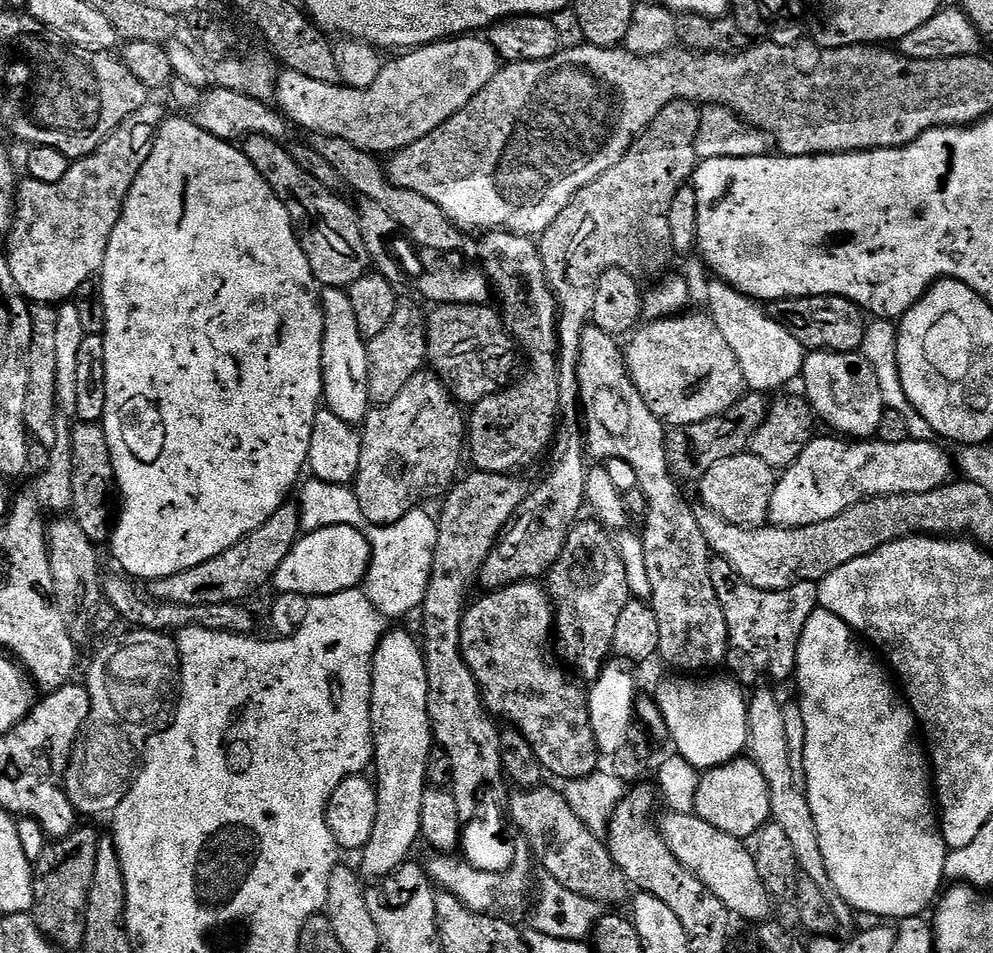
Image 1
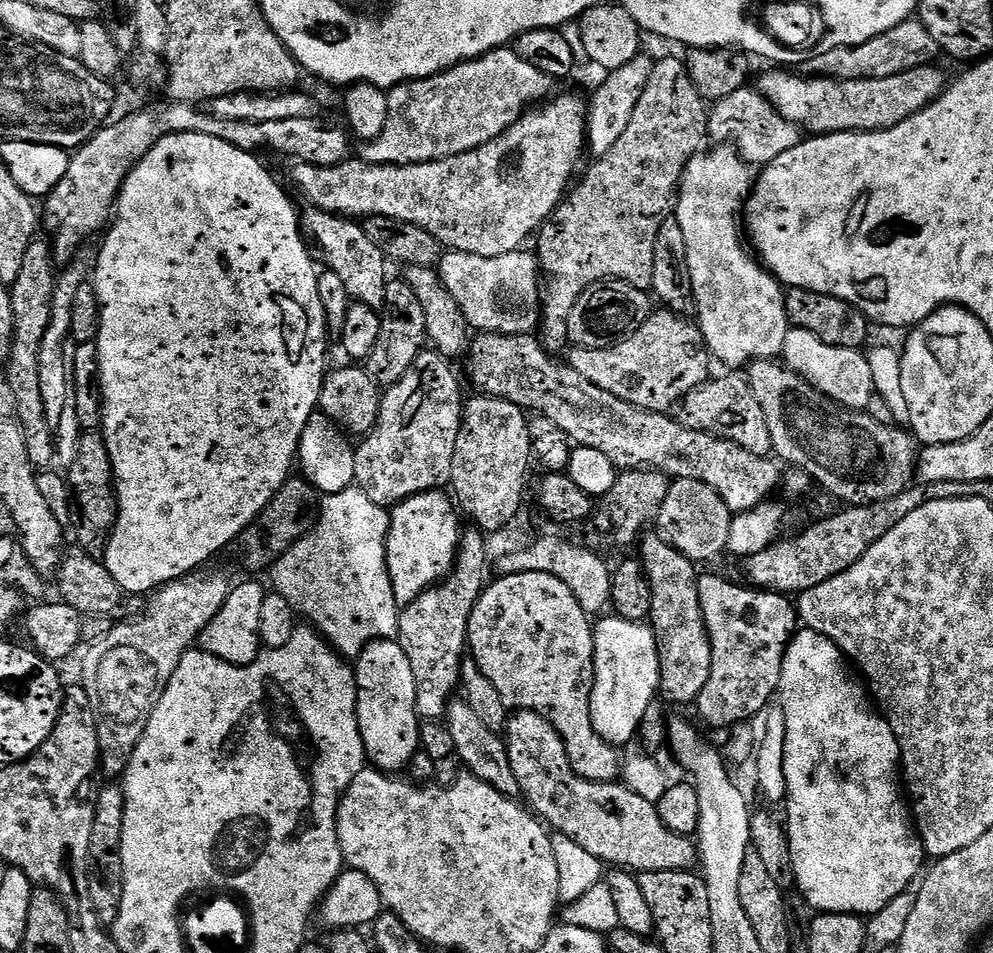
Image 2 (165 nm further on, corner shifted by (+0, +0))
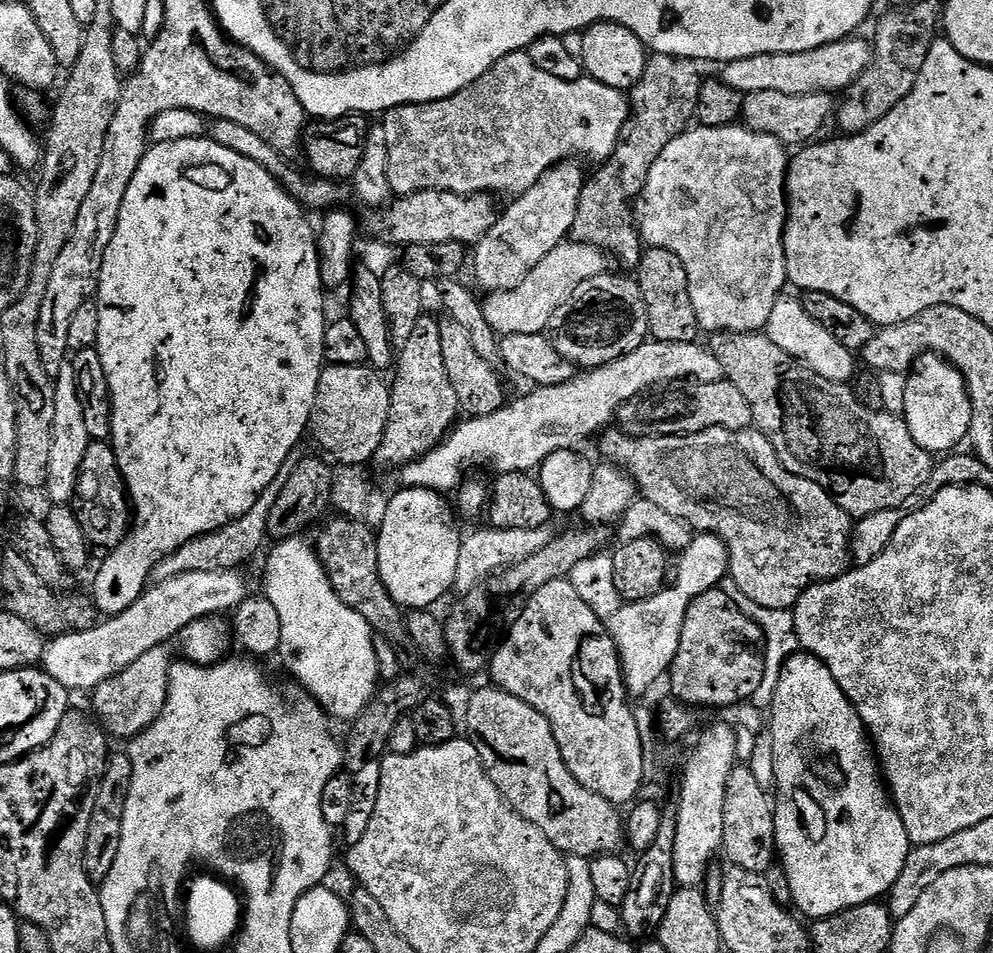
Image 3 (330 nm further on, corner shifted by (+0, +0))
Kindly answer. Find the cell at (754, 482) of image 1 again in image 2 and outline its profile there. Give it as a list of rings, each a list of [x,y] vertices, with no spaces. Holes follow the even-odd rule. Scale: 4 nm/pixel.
[[[673,479],[668,486],[666,502],[662,502],[662,510],[656,516],[654,524],[658,535],[670,546],[674,546],[686,558],[694,562],[712,560],[715,556],[725,555],[730,538],[733,512],[726,502],[710,486],[697,480]]]

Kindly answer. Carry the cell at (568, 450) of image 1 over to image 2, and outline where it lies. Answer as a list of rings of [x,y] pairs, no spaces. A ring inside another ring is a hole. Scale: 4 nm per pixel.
[[[668,56],[665,60],[657,59],[653,66],[653,72],[650,74],[649,81],[646,82],[645,89],[642,90],[642,96],[638,100],[638,106],[631,115],[630,126],[623,131],[622,138],[614,143],[607,154],[595,159],[594,163],[584,177],[579,177],[578,183],[565,195],[564,202],[556,208],[556,213],[547,220],[544,227],[538,233],[538,239],[535,241],[535,255],[538,257],[541,273],[546,277],[546,291],[542,296],[542,315],[538,325],[538,336],[542,341],[544,349],[549,354],[560,354],[569,347],[568,339],[568,319],[574,310],[574,306],[578,302],[578,298],[587,290],[591,284],[596,284],[600,280],[625,280],[626,283],[632,284],[635,288],[651,289],[654,282],[654,241],[658,239],[658,230],[662,230],[662,222],[669,220],[669,213],[673,211],[678,189],[680,187],[680,179],[684,173],[684,168],[697,152],[705,147],[704,140],[709,139],[708,134],[708,113],[709,105],[698,94],[698,90],[694,86],[694,82],[688,76],[688,66],[683,59],[680,60],[676,56]]]

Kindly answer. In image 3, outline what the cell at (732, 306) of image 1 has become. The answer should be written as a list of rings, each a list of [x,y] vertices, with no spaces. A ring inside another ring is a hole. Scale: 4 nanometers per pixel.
[[[735,123],[727,124],[725,128],[689,127],[687,132],[669,142],[666,150],[658,154],[654,166],[650,166],[650,174],[644,183],[644,191],[634,202],[634,223],[640,229],[641,241],[648,248],[665,248],[678,254],[678,258],[682,258],[682,266],[686,266],[688,275],[690,302],[694,302],[694,314],[705,333],[764,332],[768,327],[770,310],[774,310],[777,300],[780,299],[788,284],[788,267],[784,261],[784,223],[788,221],[789,163],[789,149],[781,140]]]

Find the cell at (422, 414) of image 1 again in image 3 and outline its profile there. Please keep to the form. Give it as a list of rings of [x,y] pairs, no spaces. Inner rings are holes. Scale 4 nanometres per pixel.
[[[425,314],[418,318],[414,334],[399,349],[394,364],[396,381],[391,381],[392,401],[390,418],[382,446],[378,446],[375,463],[395,469],[405,462],[429,451],[445,434],[452,431],[461,415],[458,394],[454,394],[454,382],[446,374],[446,362],[442,362],[442,334],[440,320]]]

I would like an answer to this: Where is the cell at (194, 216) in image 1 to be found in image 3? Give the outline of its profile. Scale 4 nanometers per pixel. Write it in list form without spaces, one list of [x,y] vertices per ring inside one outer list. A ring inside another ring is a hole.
[[[211,138],[152,144],[144,153],[142,162],[126,190],[126,198],[122,198],[122,210],[118,214],[118,226],[114,230],[114,238],[110,238],[110,246],[102,258],[100,286],[97,288],[94,297],[98,306],[98,338],[96,339],[95,350],[102,358],[102,370],[106,370],[106,382],[110,386],[110,394],[112,395],[112,435],[110,443],[113,450],[116,451],[120,473],[124,475],[124,486],[127,488],[130,497],[130,508],[134,513],[128,535],[124,537],[124,541],[119,546],[111,549],[105,555],[108,557],[105,558],[104,565],[97,570],[96,581],[92,584],[92,590],[90,589],[90,596],[95,601],[98,612],[105,617],[122,614],[122,610],[126,610],[130,606],[134,606],[134,602],[138,602],[138,598],[149,587],[150,581],[153,579],[156,564],[162,562],[164,556],[168,556],[194,538],[210,534],[214,530],[242,518],[242,514],[246,514],[246,510],[250,510],[250,506],[254,506],[254,502],[258,502],[262,490],[266,490],[266,486],[270,486],[270,482],[274,482],[274,478],[278,478],[278,470],[282,470],[289,454],[301,447],[299,445],[300,439],[306,436],[309,431],[312,422],[314,394],[318,390],[318,378],[326,367],[324,358],[324,330],[326,327],[324,295],[326,295],[326,289],[320,277],[318,236],[314,228],[312,232],[312,228],[308,225],[308,220],[304,215],[306,215],[305,209],[296,203],[296,199],[269,172],[262,170],[262,166],[258,166],[258,162],[250,162],[250,158],[242,158],[242,154],[234,154],[234,150],[226,150],[226,146],[218,146]]]

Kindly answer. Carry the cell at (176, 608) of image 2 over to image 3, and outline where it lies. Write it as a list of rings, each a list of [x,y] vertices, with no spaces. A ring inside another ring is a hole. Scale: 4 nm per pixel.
[[[299,451],[290,453],[282,470],[278,470],[278,478],[274,478],[274,482],[270,482],[270,486],[266,486],[266,490],[262,490],[258,502],[254,502],[254,506],[250,506],[250,510],[246,510],[246,514],[242,514],[242,518],[238,518],[210,534],[194,538],[178,550],[164,556],[162,562],[158,562],[155,566],[155,575],[160,580],[169,580],[170,577],[176,576],[179,572],[213,572],[223,568],[239,569],[240,564],[254,559],[259,554],[264,540],[269,539],[270,510],[274,510],[274,502],[278,502],[278,494],[282,494],[282,486],[286,486],[290,474],[294,474],[294,466],[298,466],[301,458]]]

